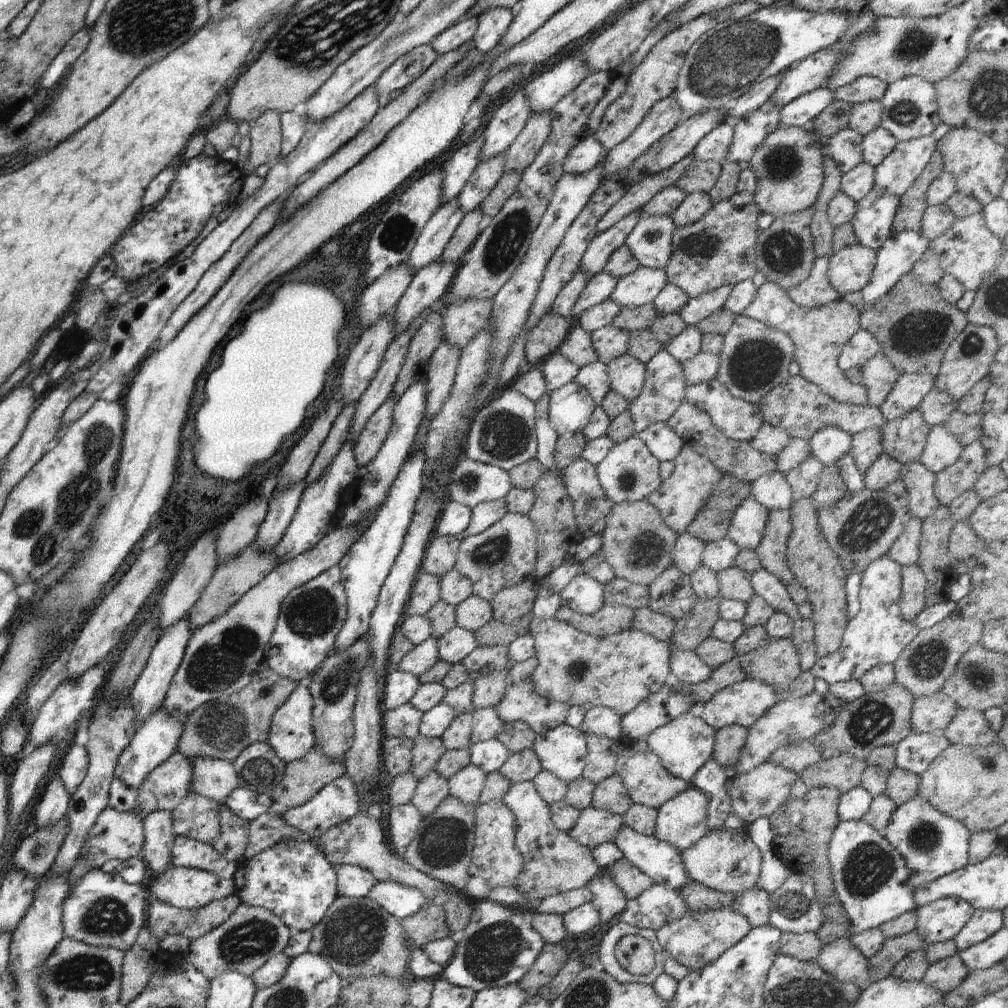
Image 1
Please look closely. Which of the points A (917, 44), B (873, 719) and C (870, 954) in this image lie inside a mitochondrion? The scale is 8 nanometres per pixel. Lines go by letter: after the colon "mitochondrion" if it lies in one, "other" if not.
A: mitochondrion
B: mitochondrion
C: other

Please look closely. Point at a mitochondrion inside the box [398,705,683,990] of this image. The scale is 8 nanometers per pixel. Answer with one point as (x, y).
(491, 953)

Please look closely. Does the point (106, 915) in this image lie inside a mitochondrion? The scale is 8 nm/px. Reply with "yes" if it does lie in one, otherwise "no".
yes

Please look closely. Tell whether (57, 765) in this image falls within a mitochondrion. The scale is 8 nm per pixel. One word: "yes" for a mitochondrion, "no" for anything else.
no

